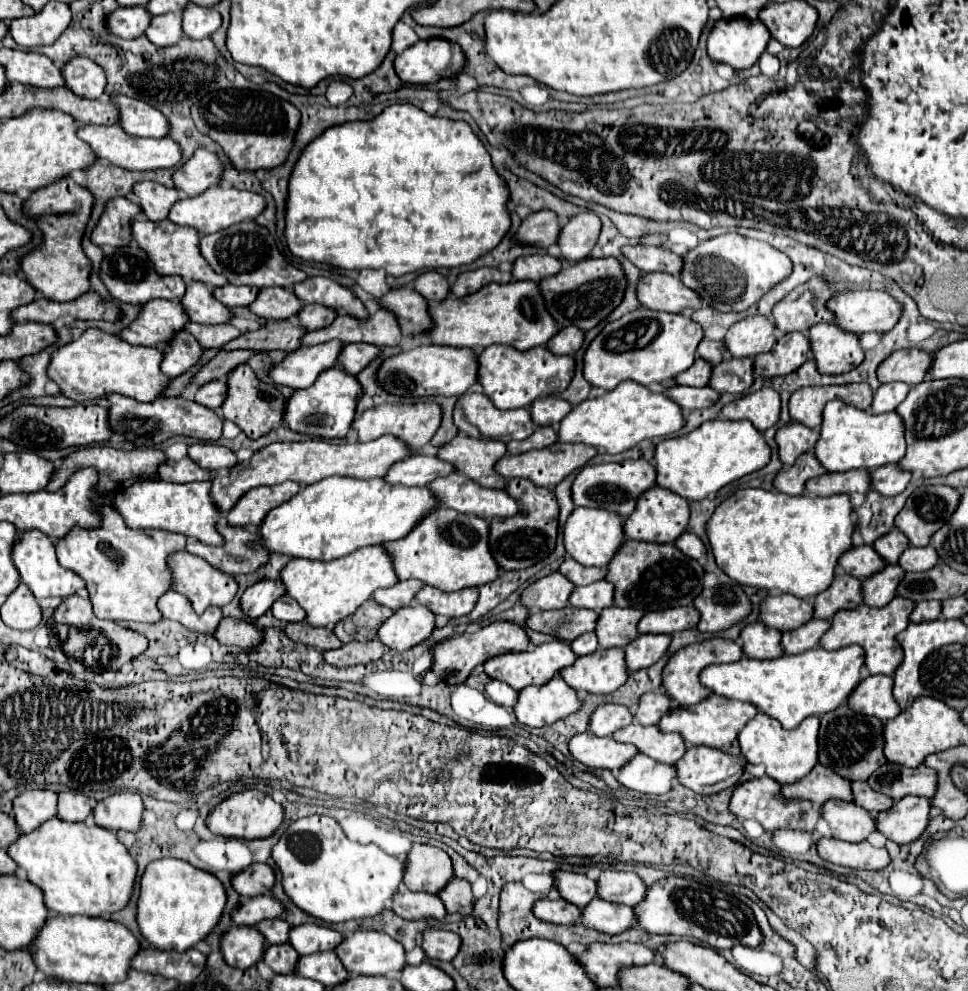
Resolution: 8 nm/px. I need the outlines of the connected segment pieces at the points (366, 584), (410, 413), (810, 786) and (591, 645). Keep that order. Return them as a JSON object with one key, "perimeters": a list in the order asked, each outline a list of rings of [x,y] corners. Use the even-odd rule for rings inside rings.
{"perimeters":[[[[373,546],[361,548],[361,552],[353,552],[341,560],[291,560],[281,570],[281,580],[287,588],[287,594],[293,596],[301,608],[305,608],[305,622],[313,626],[333,628],[339,620],[351,616],[365,600],[373,598],[377,588],[391,588],[399,582],[393,566],[393,556],[387,548]]],[[[433,400],[415,402],[415,404],[381,404],[381,406],[375,406],[371,410],[365,410],[363,414],[359,414],[353,422],[353,432],[357,434],[359,442],[369,442],[379,436],[393,434],[393,436],[405,440],[405,444],[409,444],[409,448],[421,450],[427,442],[431,442],[431,438],[439,430],[441,418],[443,418],[443,408]]],[[[817,764],[813,768],[813,772],[805,780],[799,780],[795,784],[783,786],[783,796],[809,800],[817,808],[823,806],[831,798],[853,802],[851,782],[841,778],[841,776],[837,776],[831,768],[825,768],[821,764]]],[[[587,632],[585,636],[579,636],[577,640],[571,642],[571,648],[573,648],[573,652],[577,652],[577,656],[585,656],[585,654],[595,652],[599,648],[595,632]]]]}

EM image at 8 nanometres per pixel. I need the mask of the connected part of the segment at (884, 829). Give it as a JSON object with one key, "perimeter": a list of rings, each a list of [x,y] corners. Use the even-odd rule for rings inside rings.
{"perimeter":[[[905,796],[893,804],[893,808],[877,816],[879,832],[897,844],[909,844],[917,840],[929,826],[931,798]]]}

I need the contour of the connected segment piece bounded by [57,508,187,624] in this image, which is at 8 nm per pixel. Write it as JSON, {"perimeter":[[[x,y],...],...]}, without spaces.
{"perimeter":[[[115,508],[105,512],[105,528],[97,532],[71,532],[57,542],[59,562],[87,580],[93,612],[105,620],[133,620],[155,624],[163,618],[157,600],[171,590],[169,556],[185,550],[187,538],[165,530],[133,530]]]}

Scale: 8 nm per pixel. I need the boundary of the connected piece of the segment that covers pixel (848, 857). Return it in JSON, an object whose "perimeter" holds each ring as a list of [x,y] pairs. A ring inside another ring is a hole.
{"perimeter":[[[821,838],[817,852],[827,862],[855,870],[883,870],[891,862],[891,856],[885,848],[875,848],[869,842],[853,844],[835,838]]]}

